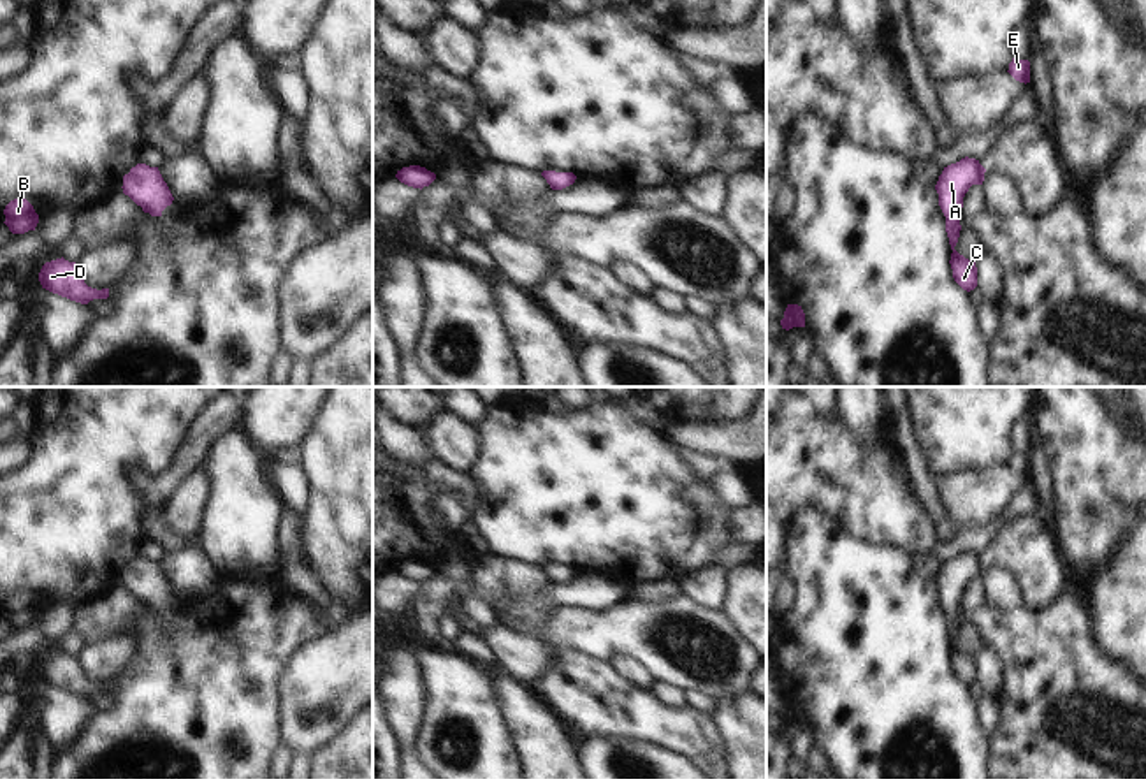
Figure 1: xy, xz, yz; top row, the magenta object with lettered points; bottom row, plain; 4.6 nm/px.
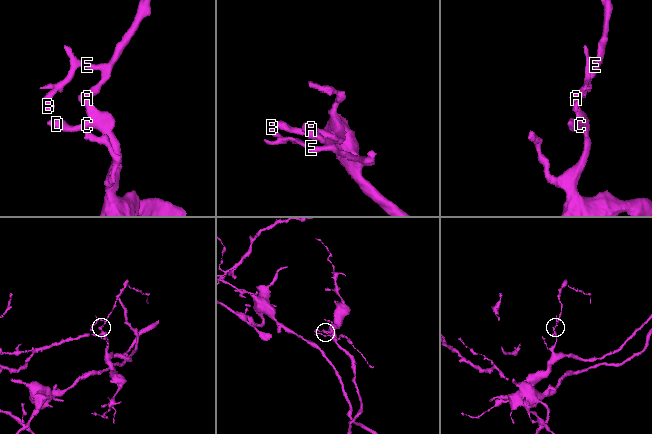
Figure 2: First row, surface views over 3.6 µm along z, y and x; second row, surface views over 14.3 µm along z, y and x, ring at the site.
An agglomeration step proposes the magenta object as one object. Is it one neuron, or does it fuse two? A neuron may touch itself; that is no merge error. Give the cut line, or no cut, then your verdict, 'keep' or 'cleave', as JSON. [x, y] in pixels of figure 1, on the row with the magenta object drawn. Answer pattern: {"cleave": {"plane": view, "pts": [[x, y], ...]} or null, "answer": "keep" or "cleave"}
{"cleave": null, "answer": "keep"}

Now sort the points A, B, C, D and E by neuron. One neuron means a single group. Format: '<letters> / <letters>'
A B C D E

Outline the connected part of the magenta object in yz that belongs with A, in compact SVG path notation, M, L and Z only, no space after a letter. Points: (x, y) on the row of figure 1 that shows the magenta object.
M961 158L956 164L944 167L935 190L939 193L939 206L946 216L946 232L951 244L951 269L954 281L967 292L977 287L976 262L960 255L954 246L960 237L960 216L963 197L972 185L983 185L986 169L976 158Z

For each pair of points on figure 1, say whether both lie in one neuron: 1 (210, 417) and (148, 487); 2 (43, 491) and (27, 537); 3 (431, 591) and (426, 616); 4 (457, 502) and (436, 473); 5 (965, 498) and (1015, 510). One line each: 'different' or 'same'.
1: same
2: same
3: same
4: same
5: different

